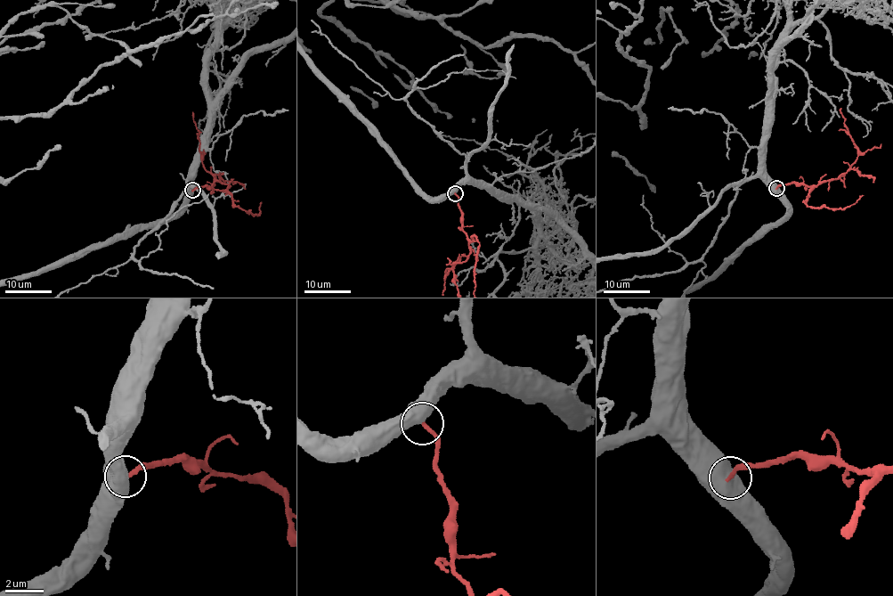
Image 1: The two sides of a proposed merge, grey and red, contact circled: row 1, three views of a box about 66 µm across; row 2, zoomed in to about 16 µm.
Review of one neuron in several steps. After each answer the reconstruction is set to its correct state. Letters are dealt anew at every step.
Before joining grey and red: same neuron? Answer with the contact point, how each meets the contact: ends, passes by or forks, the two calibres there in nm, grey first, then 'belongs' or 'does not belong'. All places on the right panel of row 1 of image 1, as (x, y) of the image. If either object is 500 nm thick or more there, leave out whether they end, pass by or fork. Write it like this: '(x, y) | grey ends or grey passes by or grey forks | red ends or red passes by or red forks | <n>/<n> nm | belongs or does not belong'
(776, 188) | 700/220 nm | belongs

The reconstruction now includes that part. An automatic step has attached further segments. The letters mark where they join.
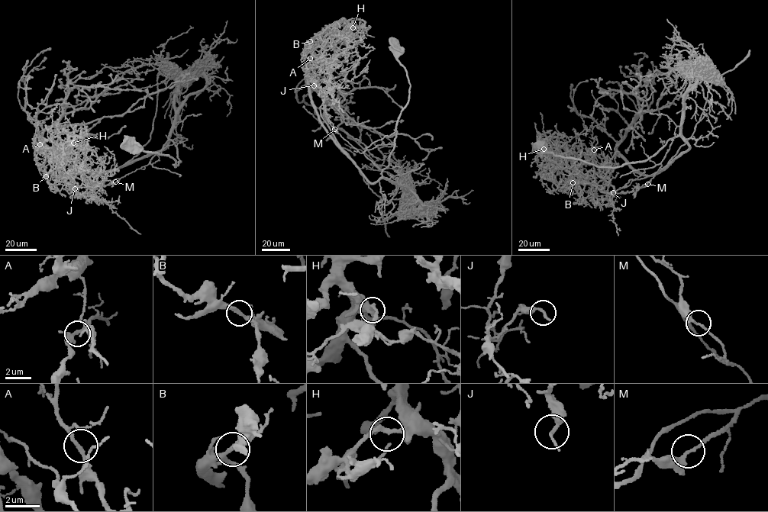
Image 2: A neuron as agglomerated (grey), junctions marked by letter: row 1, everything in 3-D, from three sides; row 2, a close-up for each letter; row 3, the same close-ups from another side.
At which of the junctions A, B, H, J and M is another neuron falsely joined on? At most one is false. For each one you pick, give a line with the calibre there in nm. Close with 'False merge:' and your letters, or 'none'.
M: 240 nm thick
False merge: M

